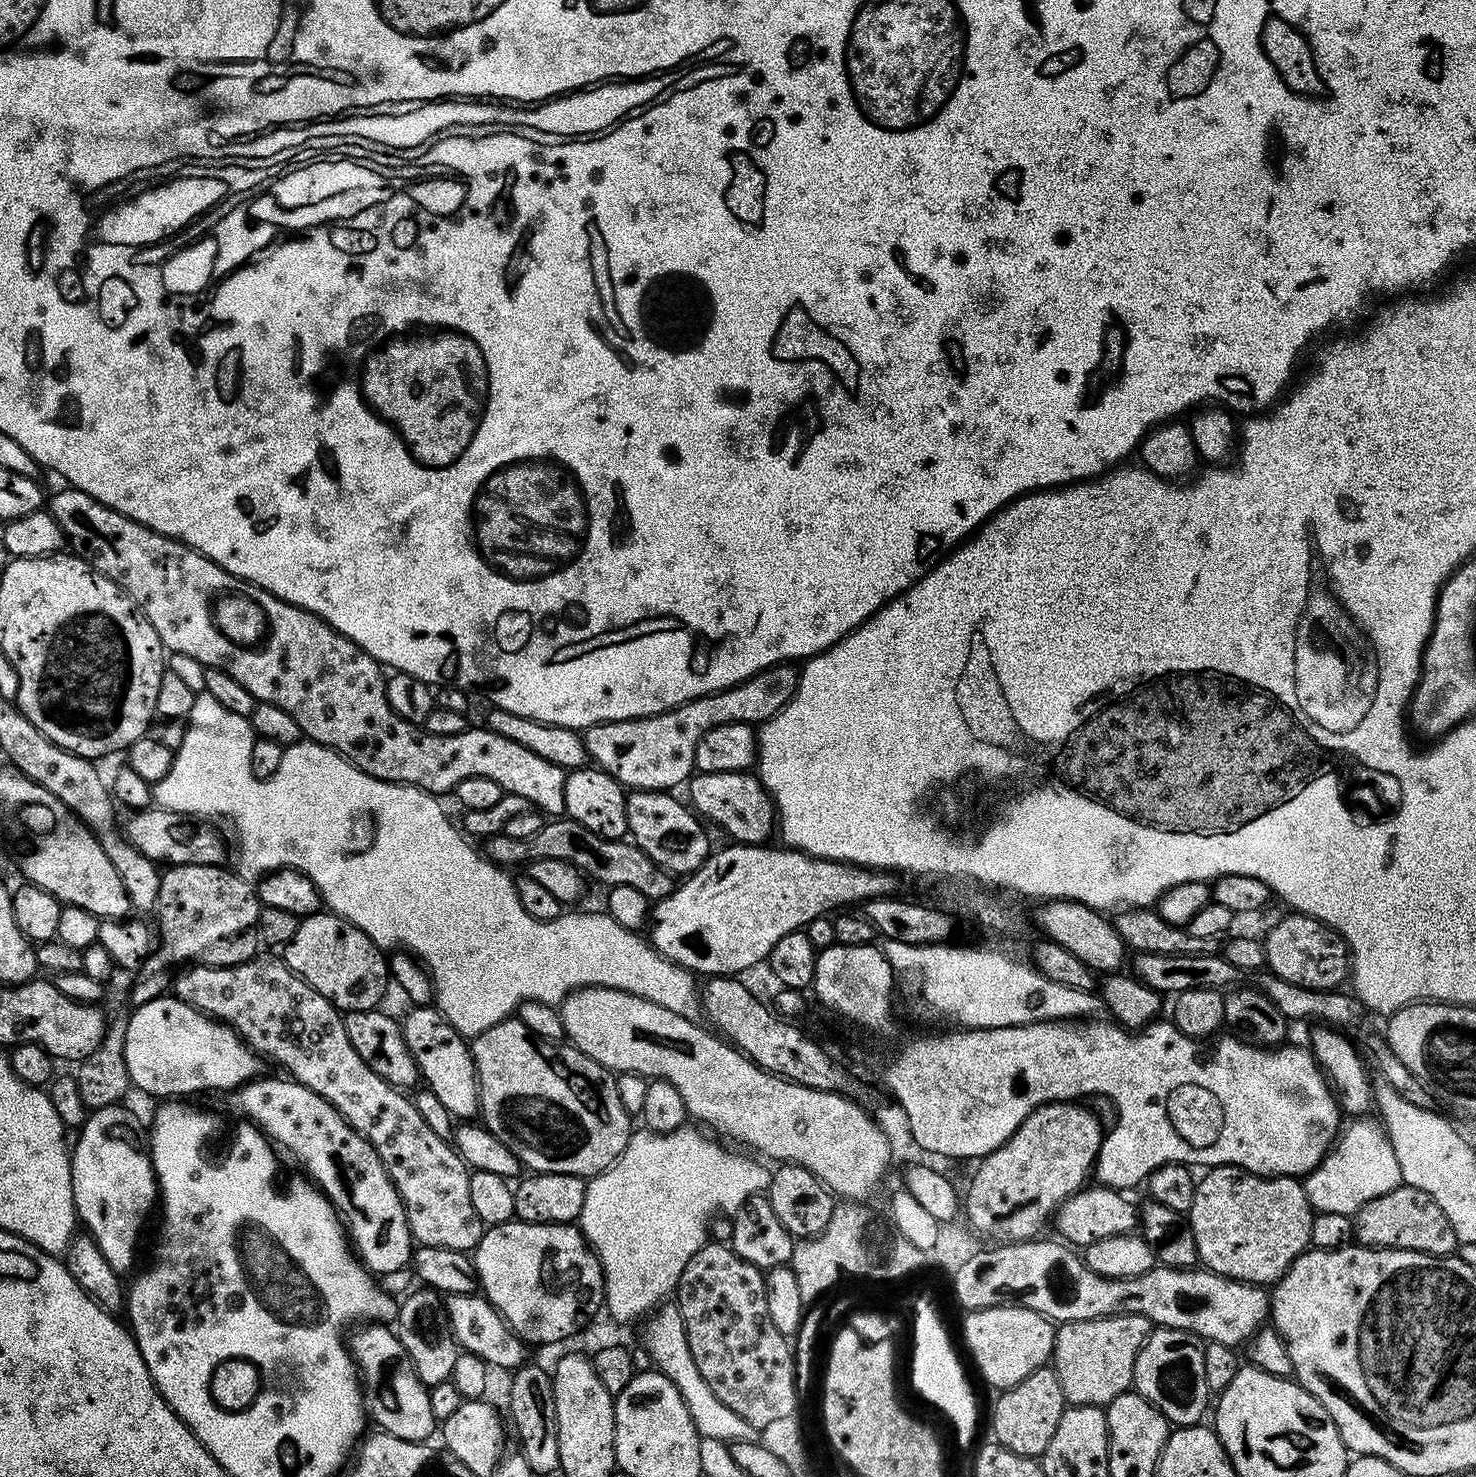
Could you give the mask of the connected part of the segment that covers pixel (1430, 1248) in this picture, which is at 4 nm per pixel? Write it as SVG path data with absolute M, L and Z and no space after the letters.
M1401 1182L1390 1194L1382 1194L1356 1211L1354 1217L1357 1245L1366 1248L1401 1248L1421 1252L1427 1256L1451 1256L1457 1251L1458 1241L1454 1226L1426 1190Z

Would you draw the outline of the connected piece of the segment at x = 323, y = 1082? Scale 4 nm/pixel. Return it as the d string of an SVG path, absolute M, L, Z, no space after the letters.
M257 954L244 964L235 964L234 966L226 966L225 968L210 968L206 964L197 964L188 966L183 969L184 972L176 980L176 989L174 995L177 1000L186 1002L190 1006L194 1006L200 1012L204 1012L207 1016L214 1020L223 1020L225 1024L229 1024L240 1037L243 1038L248 1047L255 1050L256 1055L265 1061L273 1060L280 1068L285 1068L287 1075L299 1082L302 1086L306 1086L310 1090L314 1090L314 1094L318 1094L322 1098L326 1098L326 1102L330 1102L340 1114L344 1121L355 1132L359 1132L361 1136L365 1136L374 1146L374 1150L378 1154L378 1158L382 1158L382 1162L386 1166L389 1178L394 1182L394 1186L398 1190L398 1194L404 1203L404 1209L408 1215L408 1225L412 1231L412 1239L417 1245L426 1247L449 1248L455 1251L470 1252L473 1251L478 1242L484 1235L485 1225L482 1224L478 1214L474 1211L470 1199L470 1170L464 1160L461 1159L455 1147L449 1141L438 1138L438 1134L434 1134L434 1130L430 1130L430 1126L426 1126L422 1114L418 1114L415 1103L411 1099L408 1100L403 1091L395 1088L392 1084L387 1084L382 1078L378 1078L378 1074L374 1074L374 1070L370 1070L370 1066L366 1066L366 1062L362 1062L362 1058L358 1054L358 1050L354 1050L354 1046L350 1042L350 1034L346 1034L346 1026L344 1025L344 1016L340 1009L335 1008L333 1004L326 998L322 998L322 994L318 994L318 990L311 988L298 974L294 974L287 966L284 965L283 959L279 955L263 956Z

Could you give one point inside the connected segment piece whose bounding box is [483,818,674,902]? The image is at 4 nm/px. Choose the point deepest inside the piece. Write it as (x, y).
(621, 862)

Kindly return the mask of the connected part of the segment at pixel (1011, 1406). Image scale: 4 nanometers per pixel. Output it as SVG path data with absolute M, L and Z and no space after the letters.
M1051 1366L1031 1372L1022 1382L1013 1388L1003 1389L999 1393L996 1405L992 1408L992 1432L995 1443L1008 1448L1019 1456L1039 1458L1046 1450L1054 1430L1058 1430L1058 1418L1062 1418L1066 1401L1062 1386L1056 1377L1056 1369Z

